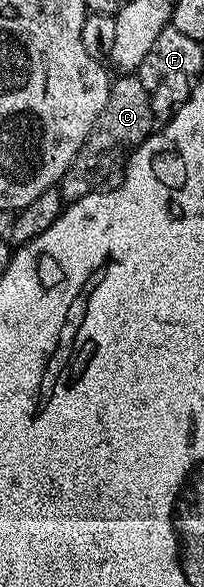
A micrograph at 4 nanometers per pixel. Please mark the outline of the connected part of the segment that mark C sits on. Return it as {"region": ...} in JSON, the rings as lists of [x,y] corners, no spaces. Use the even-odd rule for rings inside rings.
{"region":[[[137,75],[115,76],[111,80],[108,103],[104,103],[100,119],[92,127],[88,139],[84,139],[80,151],[76,151],[76,159],[72,159],[68,171],[62,177],[60,188],[63,202],[79,201],[81,197],[101,190],[107,184],[106,176],[117,167],[118,160],[120,165],[123,158],[137,149],[138,144],[150,136],[155,128],[156,118],[152,103],[148,103],[148,91],[144,91],[144,83],[140,83]]]}

